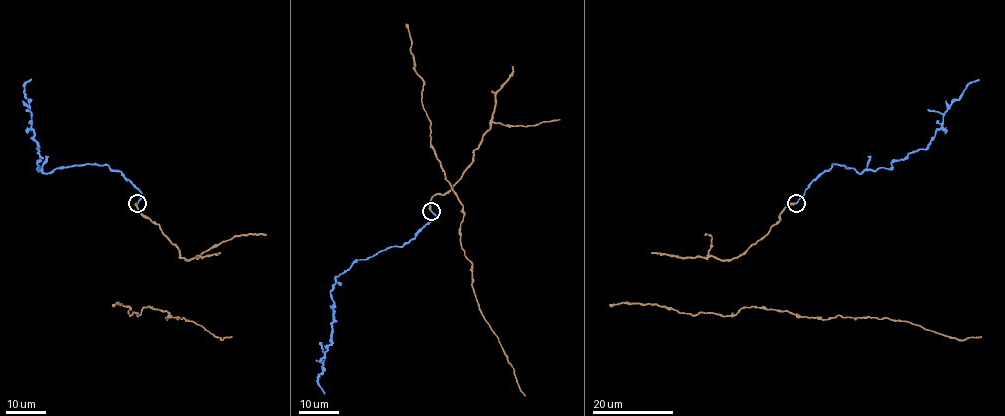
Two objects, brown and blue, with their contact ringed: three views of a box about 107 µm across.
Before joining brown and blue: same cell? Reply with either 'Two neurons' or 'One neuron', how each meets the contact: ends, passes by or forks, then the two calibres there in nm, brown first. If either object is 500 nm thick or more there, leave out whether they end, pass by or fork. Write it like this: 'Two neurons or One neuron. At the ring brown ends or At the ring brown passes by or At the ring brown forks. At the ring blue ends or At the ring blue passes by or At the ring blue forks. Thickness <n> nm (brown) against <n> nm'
One neuron. At the ring brown ends. At the ring blue ends. Thickness 280 nm (brown) against 190 nm

